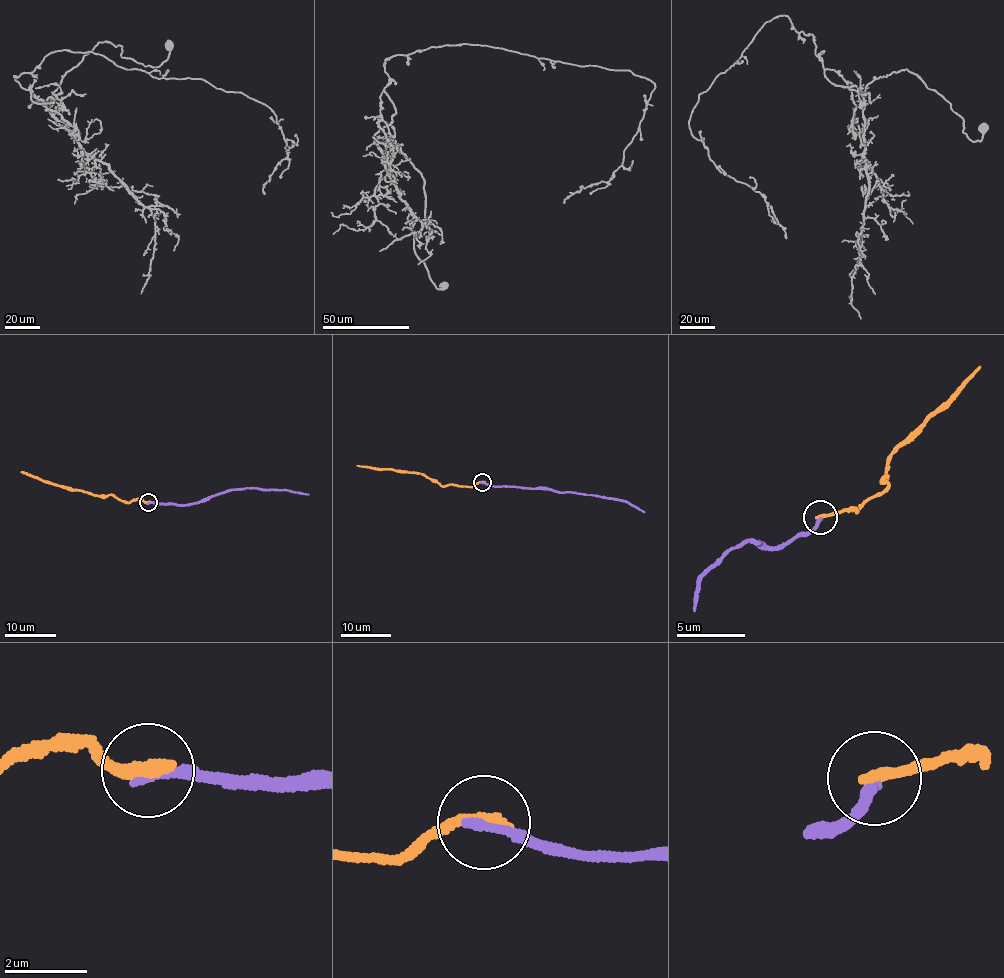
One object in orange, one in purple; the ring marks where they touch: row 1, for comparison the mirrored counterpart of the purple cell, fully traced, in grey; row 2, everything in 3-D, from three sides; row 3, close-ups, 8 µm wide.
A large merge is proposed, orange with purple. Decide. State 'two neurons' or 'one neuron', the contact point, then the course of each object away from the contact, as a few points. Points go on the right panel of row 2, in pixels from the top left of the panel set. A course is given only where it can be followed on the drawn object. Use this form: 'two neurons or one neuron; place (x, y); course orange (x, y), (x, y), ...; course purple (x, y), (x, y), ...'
two neurons; place (820, 517); course orange (819, 517), (829, 512), (847, 512), (882, 490), (888, 481), (890, 455), (946, 404), (982, 365); course purple (819, 517), (811, 528), (779, 551), (760, 550), (762, 545), (750, 542), (733, 548), (695, 584), (694, 611)

